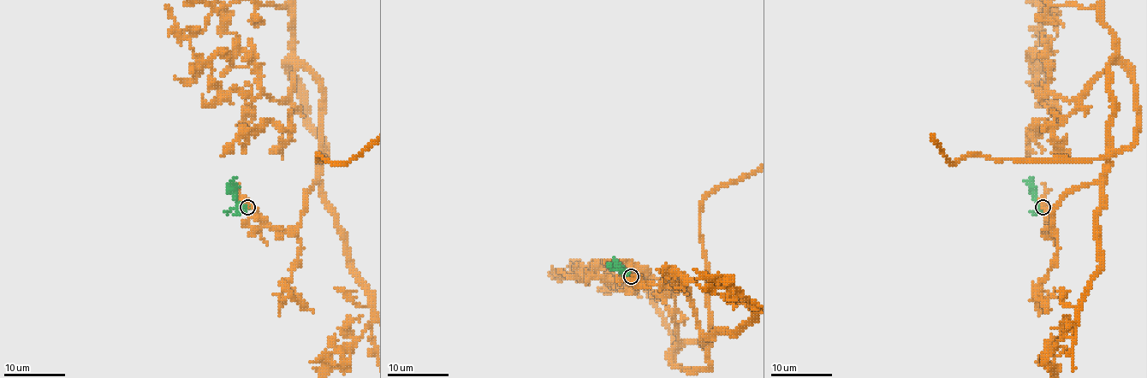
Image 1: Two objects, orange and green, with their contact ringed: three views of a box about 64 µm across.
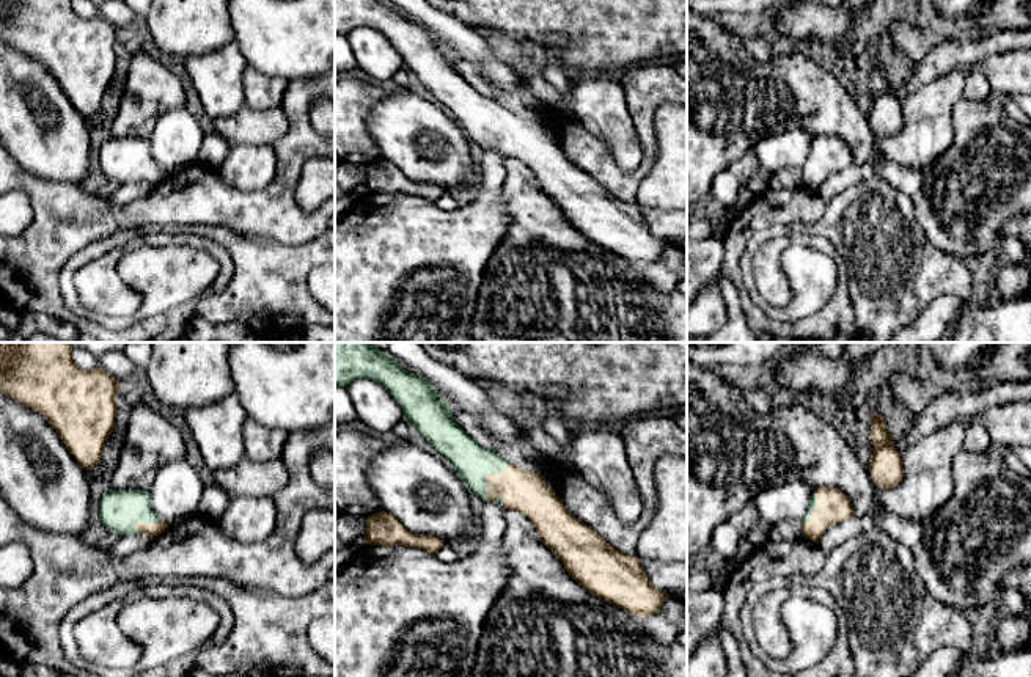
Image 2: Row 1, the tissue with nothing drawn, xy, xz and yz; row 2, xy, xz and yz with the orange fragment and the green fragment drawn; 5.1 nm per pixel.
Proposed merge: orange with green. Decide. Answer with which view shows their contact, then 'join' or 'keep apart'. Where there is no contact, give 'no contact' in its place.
xz | join

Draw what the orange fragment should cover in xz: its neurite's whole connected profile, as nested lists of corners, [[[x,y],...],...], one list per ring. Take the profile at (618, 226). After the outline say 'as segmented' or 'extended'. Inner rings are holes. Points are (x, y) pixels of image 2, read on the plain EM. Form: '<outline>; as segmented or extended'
[[[335,0],[335,35],[357,27],[382,33],[401,53],[404,68],[445,104],[471,143],[527,163],[541,190],[593,243],[632,264],[660,261],[670,245],[657,239],[637,204],[624,203],[575,167],[547,135],[545,126],[482,96],[454,68],[431,30],[404,17],[383,0]]]; extended

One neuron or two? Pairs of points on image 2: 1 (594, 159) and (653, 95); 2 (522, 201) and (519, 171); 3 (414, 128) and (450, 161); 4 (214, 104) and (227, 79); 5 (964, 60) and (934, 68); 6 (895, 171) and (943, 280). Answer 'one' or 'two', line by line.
1: one
2: one
3: one
4: one
5: one
6: two

